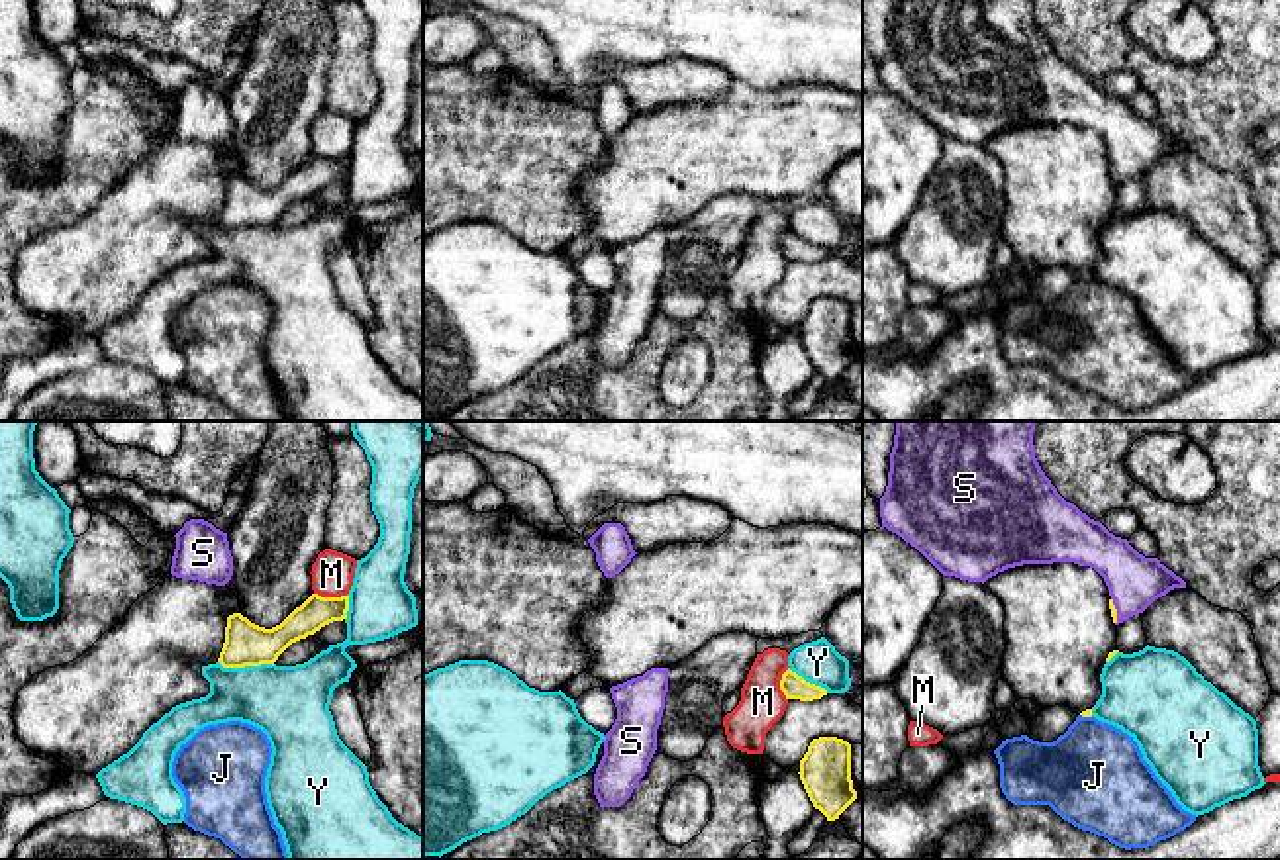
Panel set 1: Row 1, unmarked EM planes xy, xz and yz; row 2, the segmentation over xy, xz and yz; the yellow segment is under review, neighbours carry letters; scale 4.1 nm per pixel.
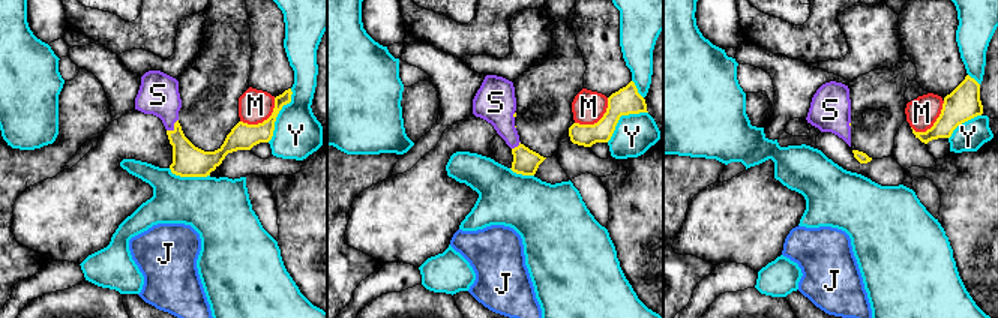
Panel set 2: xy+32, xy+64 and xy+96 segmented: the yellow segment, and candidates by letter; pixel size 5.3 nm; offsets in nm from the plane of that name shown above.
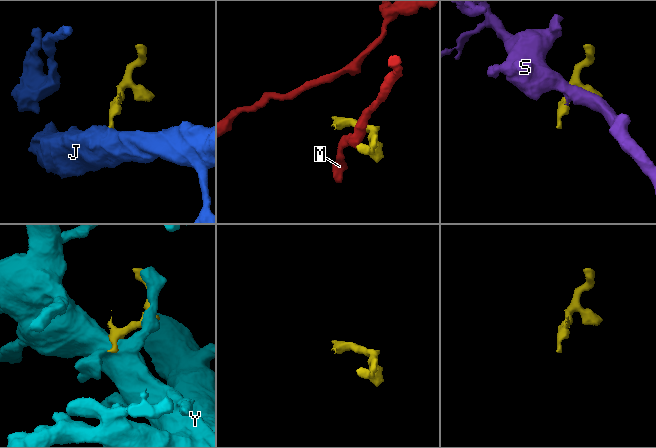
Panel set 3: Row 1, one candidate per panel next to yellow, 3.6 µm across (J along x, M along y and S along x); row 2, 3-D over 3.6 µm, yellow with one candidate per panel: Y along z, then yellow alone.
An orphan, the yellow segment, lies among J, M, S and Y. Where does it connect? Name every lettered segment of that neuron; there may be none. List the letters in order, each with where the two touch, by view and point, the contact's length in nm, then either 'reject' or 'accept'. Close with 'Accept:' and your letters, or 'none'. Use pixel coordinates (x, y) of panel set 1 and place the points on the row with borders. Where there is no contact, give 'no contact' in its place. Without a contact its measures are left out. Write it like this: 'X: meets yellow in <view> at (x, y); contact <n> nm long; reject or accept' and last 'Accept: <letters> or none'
J: meets yellow in yz at (1086, 716); contact 50 nm long; reject
M: meets yellow in xy at (330, 598); contact 140 nm long; reject
S: meets yellow in yz at (1116, 612); contact 110 nm long; accept
Y: meets yellow in xy at (246, 665); contact 240 nm long; reject
Accept: S

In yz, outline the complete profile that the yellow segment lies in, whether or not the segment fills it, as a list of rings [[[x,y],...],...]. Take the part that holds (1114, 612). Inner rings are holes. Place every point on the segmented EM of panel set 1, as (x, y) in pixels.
[[[898,421],[882,527],[915,547],[943,576],[986,582],[1023,564],[1074,562],[1094,568],[1109,590],[1119,625],[1186,582],[1158,558],[1145,558],[1066,502],[1035,458],[1037,421]]]

